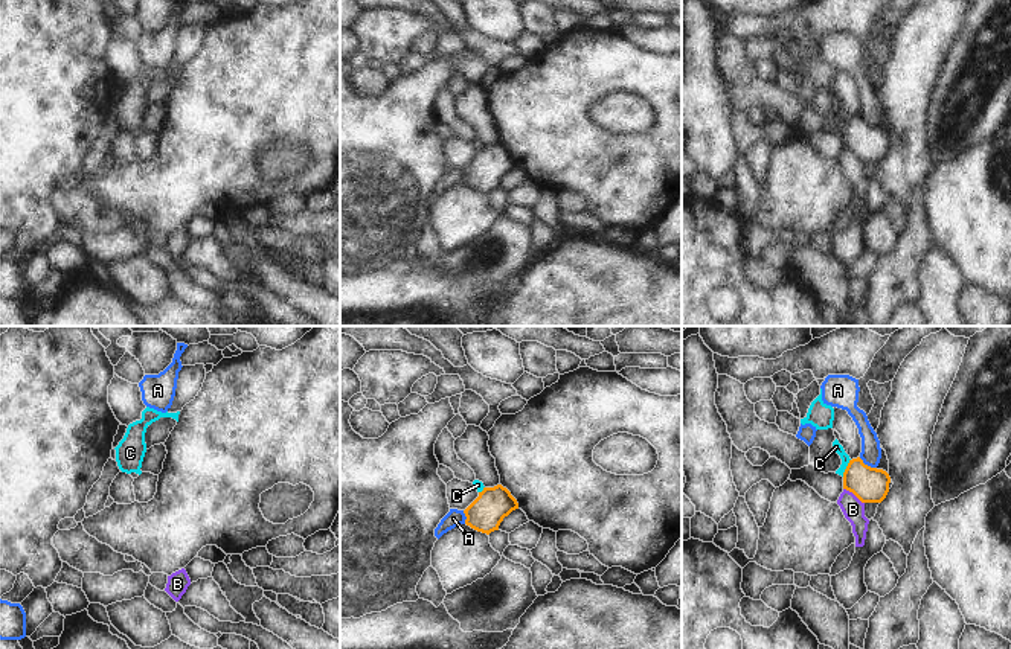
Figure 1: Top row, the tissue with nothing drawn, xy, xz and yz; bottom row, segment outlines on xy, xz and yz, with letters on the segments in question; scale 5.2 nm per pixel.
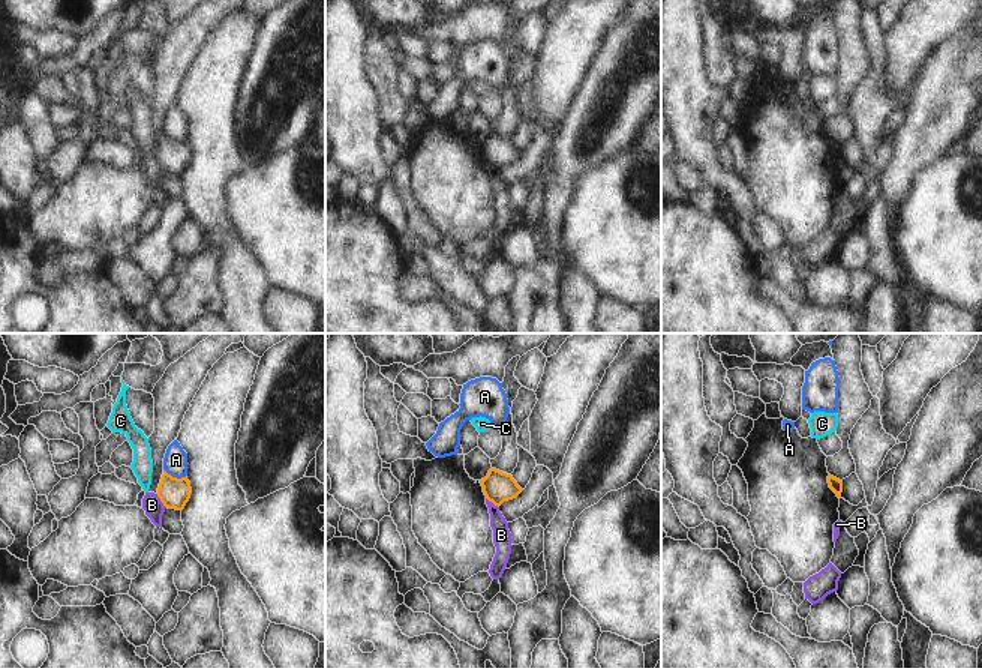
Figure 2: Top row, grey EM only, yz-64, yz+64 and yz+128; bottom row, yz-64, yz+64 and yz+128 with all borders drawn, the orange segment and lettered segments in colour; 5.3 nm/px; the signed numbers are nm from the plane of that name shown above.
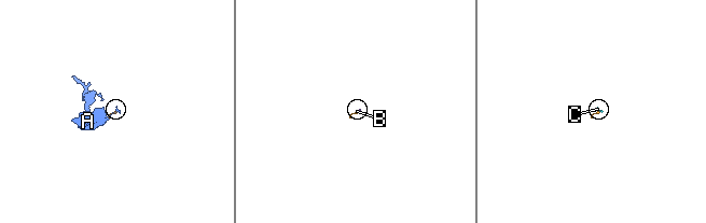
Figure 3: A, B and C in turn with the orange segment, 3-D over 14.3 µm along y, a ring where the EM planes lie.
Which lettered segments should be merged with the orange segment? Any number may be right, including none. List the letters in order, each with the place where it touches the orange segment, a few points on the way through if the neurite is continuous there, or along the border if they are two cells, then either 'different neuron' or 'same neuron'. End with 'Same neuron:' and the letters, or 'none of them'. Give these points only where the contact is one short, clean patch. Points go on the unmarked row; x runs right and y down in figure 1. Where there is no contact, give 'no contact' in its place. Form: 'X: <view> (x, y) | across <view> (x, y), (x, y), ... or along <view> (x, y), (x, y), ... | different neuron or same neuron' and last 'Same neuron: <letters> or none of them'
A: yz (866, 124) | different neuron
B: yz (854, 153) | along yz (844, 147), (863, 162) | different neuron
C: yz (847, 127) | along yz (850, 118), (842, 134) | different neuron
Same neuron: none of them

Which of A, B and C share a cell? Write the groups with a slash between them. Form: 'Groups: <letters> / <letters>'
Groups: A / B C.

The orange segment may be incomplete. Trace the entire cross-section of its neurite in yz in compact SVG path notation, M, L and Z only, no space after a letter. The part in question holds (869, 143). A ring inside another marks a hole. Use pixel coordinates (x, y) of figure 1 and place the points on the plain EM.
M860 116L849 119L843 131L843 148L862 161L881 161L889 151L889 142L886 129L865 123Z

